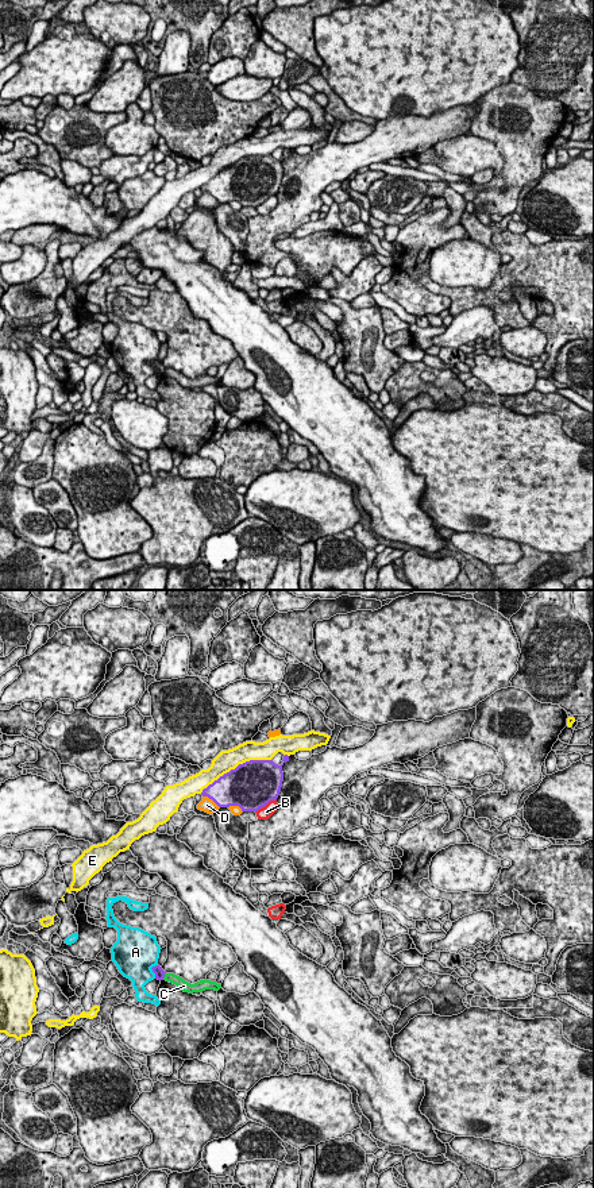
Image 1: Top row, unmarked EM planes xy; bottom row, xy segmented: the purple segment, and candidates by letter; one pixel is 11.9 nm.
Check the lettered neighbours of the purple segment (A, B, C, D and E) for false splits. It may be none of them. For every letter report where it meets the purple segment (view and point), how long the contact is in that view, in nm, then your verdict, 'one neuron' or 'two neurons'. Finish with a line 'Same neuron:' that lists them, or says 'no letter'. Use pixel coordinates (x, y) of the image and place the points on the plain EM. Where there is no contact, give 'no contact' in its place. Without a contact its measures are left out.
A: xy (153, 366) | 180 nm | two neurons
B: xy (265, 200) | 300 nm | two neurons
C: xy (164, 371) | 100 nm | two neurons
D: xy (211, 193) | 260 nm | two neurons
E: xy (236, 162) | 950 nm | two neurons
Same neuron: no letter

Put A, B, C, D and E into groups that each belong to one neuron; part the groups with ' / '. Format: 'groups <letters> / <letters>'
groups A / B / C / D / E

